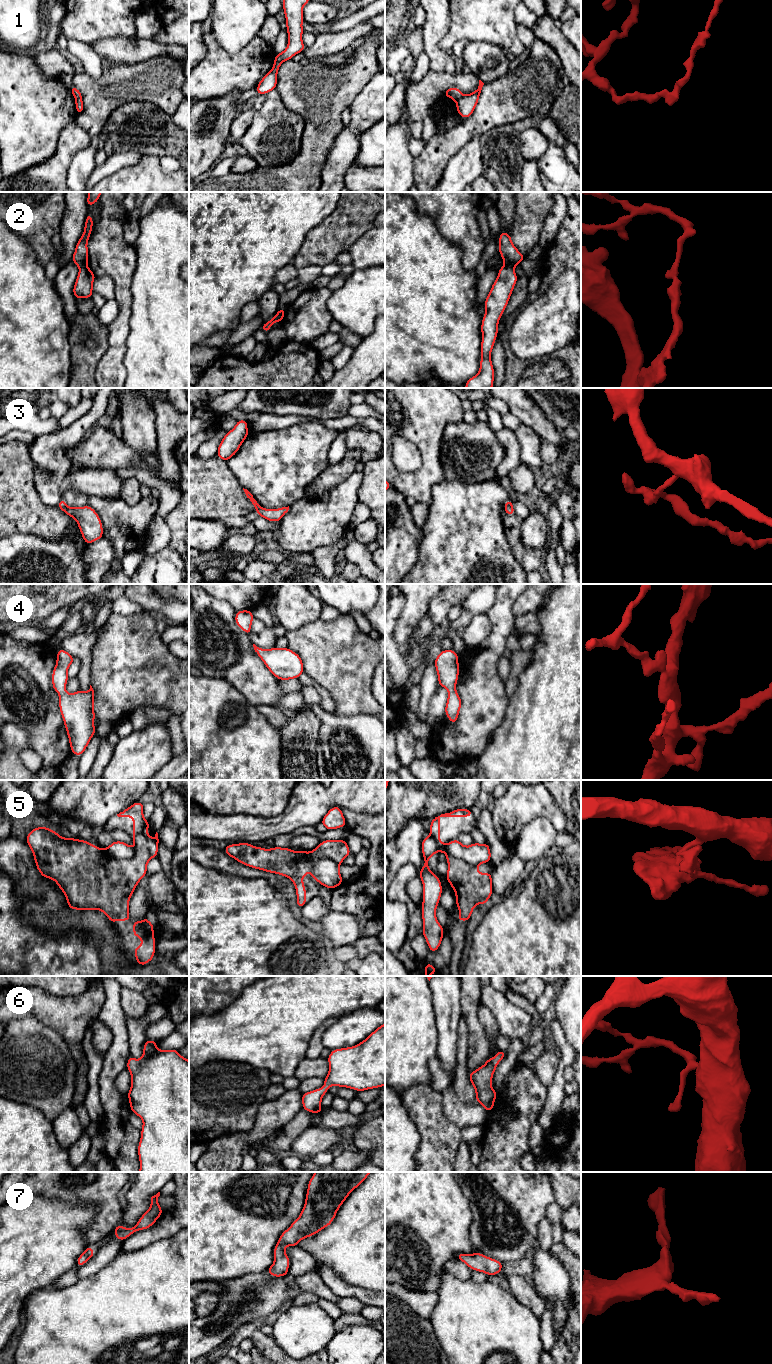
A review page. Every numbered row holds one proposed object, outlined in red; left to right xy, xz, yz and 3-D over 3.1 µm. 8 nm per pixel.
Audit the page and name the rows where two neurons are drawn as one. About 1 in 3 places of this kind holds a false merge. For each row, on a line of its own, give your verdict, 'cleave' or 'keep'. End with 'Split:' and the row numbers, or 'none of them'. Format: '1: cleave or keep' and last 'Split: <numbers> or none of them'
1: cleave
2: cleave
3: cleave
4: keep
5: cleave
6: keep
7: keep
Split: 1, 2, 3, 5

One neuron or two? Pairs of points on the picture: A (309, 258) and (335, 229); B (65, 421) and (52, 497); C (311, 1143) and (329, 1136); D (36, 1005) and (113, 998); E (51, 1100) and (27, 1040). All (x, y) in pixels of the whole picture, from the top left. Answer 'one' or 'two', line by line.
A: one
B: two
C: one
D: two
E: one

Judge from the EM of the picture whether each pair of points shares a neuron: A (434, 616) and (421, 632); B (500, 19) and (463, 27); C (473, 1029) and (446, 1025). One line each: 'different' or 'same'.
A: same
B: same
C: different

